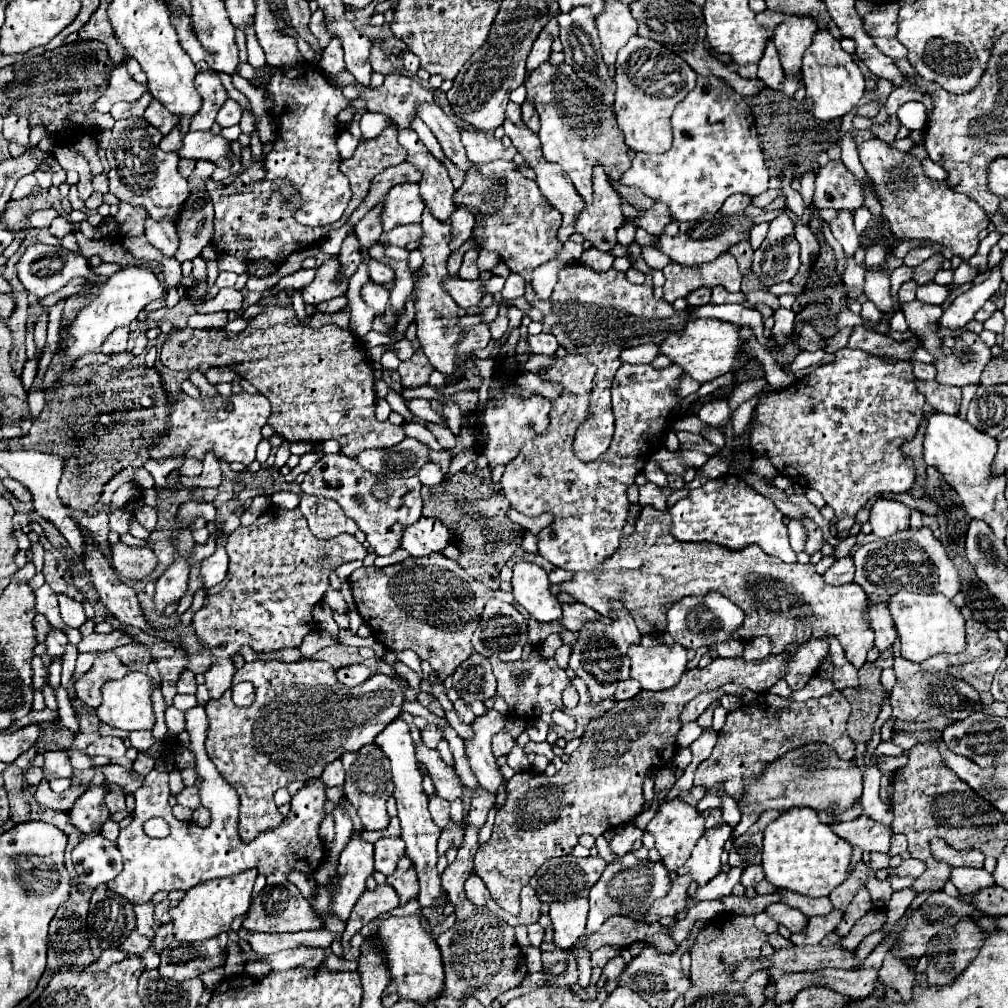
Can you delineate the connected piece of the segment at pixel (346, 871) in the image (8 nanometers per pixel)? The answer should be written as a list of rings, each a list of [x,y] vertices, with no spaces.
[[[352,830],[352,836],[350,836],[350,842],[346,844],[346,848],[342,850],[340,854],[340,866],[338,866],[338,876],[334,878],[332,886],[330,888],[322,888],[318,886],[318,892],[316,892],[316,900],[312,902],[314,910],[324,918],[328,914],[336,914],[340,916],[342,920],[348,920],[356,900],[360,898],[360,894],[366,890],[366,878],[372,876],[372,870],[374,870],[374,862],[372,862],[372,844],[362,840],[362,830]]]

